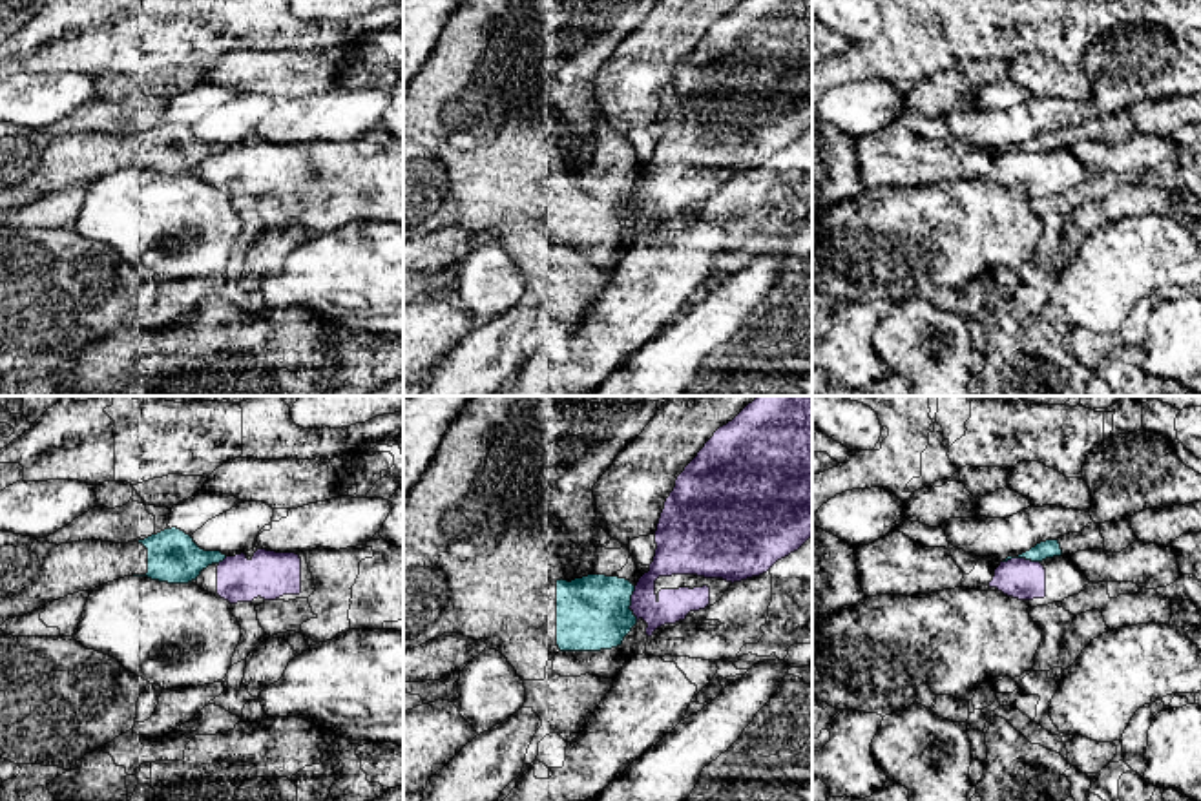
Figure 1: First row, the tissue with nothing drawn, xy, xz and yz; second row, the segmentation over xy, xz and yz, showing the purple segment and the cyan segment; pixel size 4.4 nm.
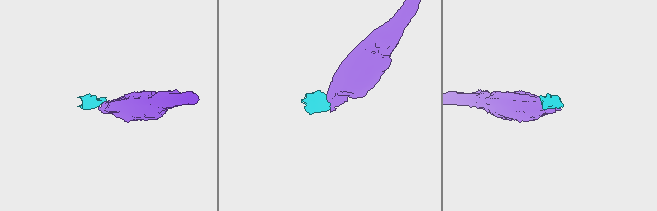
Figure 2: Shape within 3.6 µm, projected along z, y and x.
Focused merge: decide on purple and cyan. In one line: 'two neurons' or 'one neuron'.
two neurons

